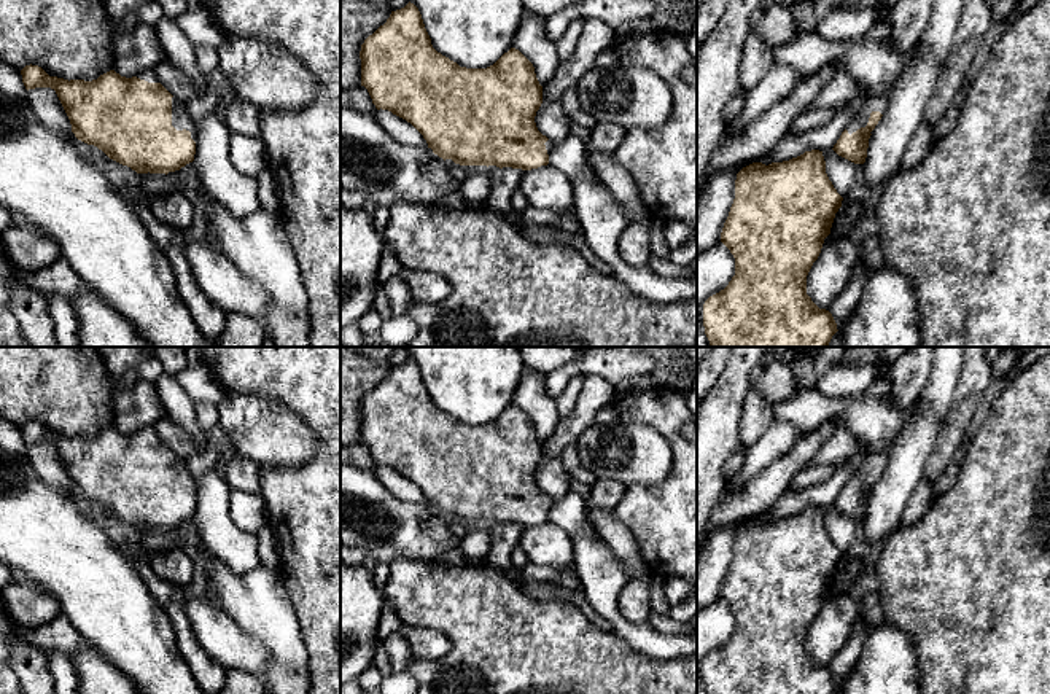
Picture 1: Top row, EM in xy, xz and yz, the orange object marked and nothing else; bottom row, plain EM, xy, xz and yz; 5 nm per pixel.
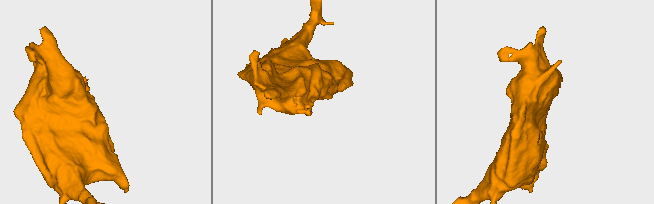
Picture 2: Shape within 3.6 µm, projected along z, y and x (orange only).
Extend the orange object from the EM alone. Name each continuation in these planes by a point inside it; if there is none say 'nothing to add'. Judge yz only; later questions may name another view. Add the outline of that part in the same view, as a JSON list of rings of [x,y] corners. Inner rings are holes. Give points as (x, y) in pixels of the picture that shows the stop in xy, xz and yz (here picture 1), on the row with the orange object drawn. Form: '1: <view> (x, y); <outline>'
1: yz (877, 104); [[[888,96],[873,97],[869,100],[862,100],[861,110],[853,116],[846,131],[851,135],[861,127],[865,127],[872,111],[880,111],[881,115],[888,108]]]

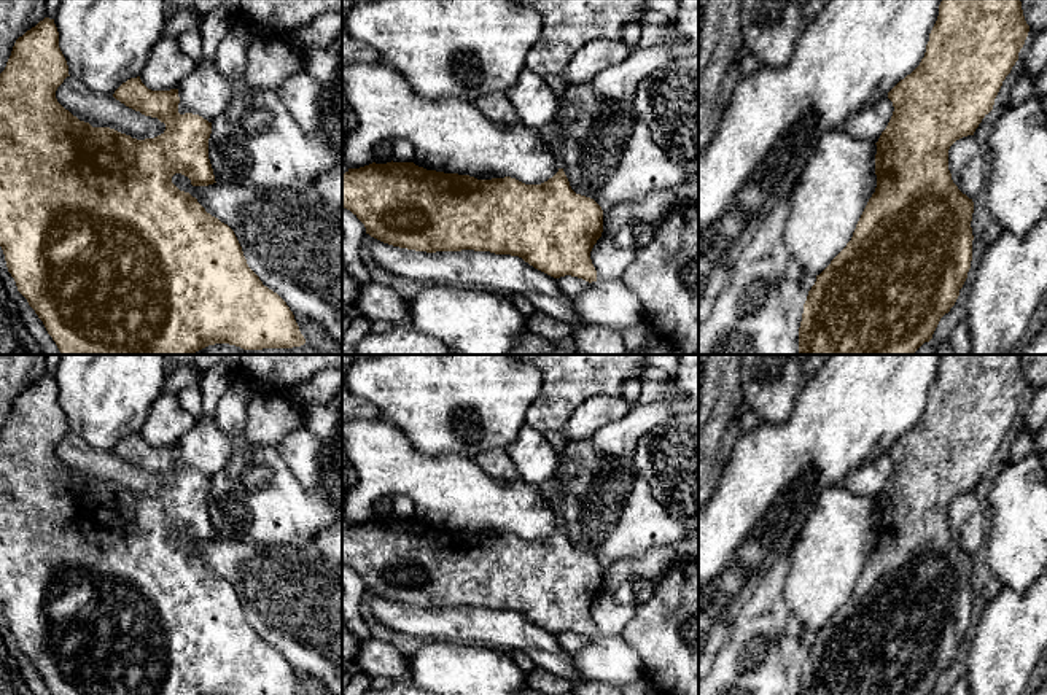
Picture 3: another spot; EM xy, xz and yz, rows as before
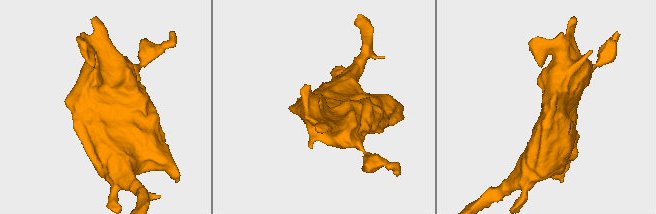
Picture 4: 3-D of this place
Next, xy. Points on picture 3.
nothing to add

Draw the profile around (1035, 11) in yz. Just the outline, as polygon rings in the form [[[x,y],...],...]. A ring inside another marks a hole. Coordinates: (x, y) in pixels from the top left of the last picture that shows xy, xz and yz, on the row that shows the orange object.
[[[1020,0],[1029,30],[1036,35],[1047,27],[1047,0]]]

